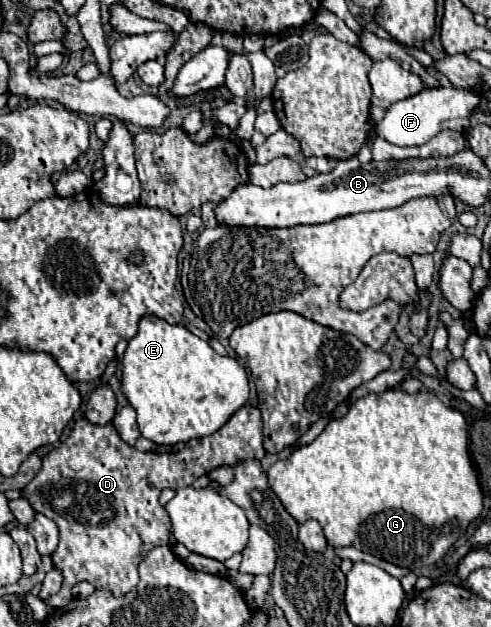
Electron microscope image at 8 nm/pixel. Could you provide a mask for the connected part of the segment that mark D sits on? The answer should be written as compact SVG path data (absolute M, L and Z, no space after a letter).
M256 406L240 408L218 432L206 438L190 440L180 452L140 452L122 442L114 424L92 424L86 418L74 422L70 436L42 458L42 470L24 486L24 496L36 512L54 520L60 530L60 544L52 554L54 566L62 572L62 588L50 596L46 604L60 608L70 600L70 590L76 582L90 582L94 588L110 590L114 596L128 594L138 584L138 562L154 548L170 542L170 518L158 502L164 488L186 488L198 476L206 476L218 466L234 466L242 460L262 460L266 454L262 446L262 418Z

